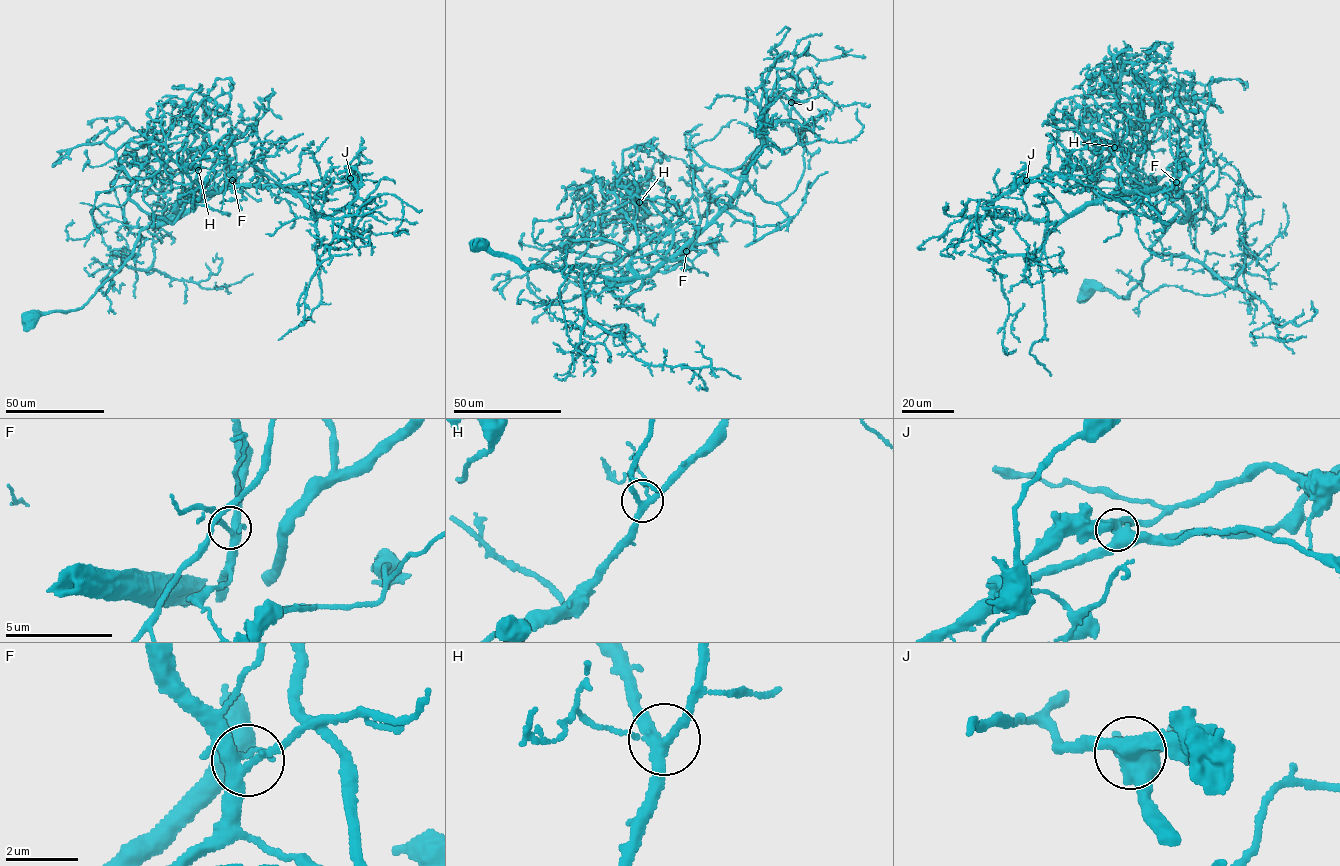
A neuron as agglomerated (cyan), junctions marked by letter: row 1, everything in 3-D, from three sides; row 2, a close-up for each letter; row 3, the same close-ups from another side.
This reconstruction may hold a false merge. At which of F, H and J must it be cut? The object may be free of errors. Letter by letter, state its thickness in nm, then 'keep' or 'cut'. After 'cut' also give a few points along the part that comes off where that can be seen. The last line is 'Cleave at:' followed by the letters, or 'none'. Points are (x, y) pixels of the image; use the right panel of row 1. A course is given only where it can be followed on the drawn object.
F: 320 nm thick; keep
H: 280 nm thick; keep
J: 550 nm thick; cut; foreign part runs (1026, 180), (1047, 173), (1079, 180), (1128, 205), (1140, 199), (1144, 201), (1164, 224), (1179, 212)
Cleave at: J

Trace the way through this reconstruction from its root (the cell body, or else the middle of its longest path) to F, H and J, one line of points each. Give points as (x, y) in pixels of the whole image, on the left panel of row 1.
F: (29, 319), (52, 312), (81, 309), (131, 255), (141, 231), (169, 223), (201, 199), (226, 188), (232, 180)
H: (29, 319), (81, 309), (131, 255), (141, 231), (222, 192), (205, 194), (198, 170)
J: (29, 319), (81, 309), (141, 231), (214, 192), (340, 184), (353, 166), (350, 178)

